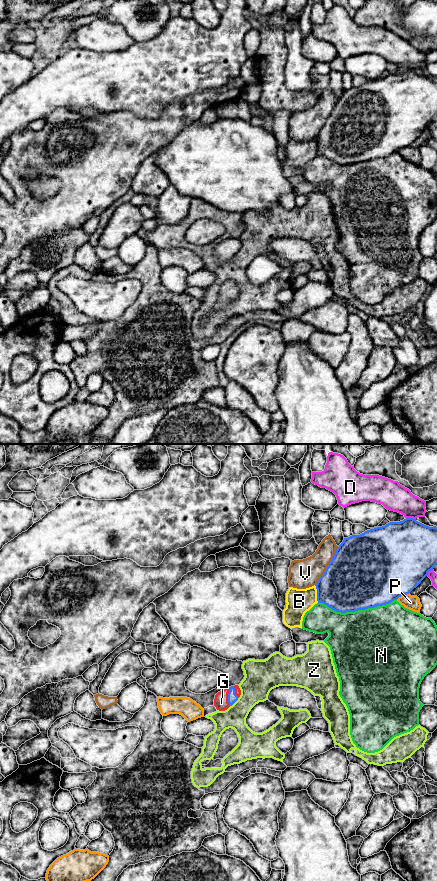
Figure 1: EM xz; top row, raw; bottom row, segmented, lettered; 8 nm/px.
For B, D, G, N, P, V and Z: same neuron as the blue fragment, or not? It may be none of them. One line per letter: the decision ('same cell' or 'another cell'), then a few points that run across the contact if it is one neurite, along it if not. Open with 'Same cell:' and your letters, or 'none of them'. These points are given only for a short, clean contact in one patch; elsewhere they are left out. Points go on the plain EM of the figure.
Same cell: G
B: another cell
D: another cell
G: same cell | xz (232, 249), (228, 248), (221, 255)
N: another cell
P: another cell
V: another cell
Z: another cell

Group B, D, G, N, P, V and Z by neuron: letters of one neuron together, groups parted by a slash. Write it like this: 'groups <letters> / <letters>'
groups B / D / G / N / P / V / Z

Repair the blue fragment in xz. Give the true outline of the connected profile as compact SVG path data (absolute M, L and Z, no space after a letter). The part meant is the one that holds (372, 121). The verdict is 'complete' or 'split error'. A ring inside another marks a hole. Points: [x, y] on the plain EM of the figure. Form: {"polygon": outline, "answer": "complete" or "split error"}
{"polygon": "M413 70L390 74L360 87L344 90L324 126L318 132L317 153L336 164L355 164L382 158L409 146L437 116L437 79L429 79Z", "answer": "complete"}

